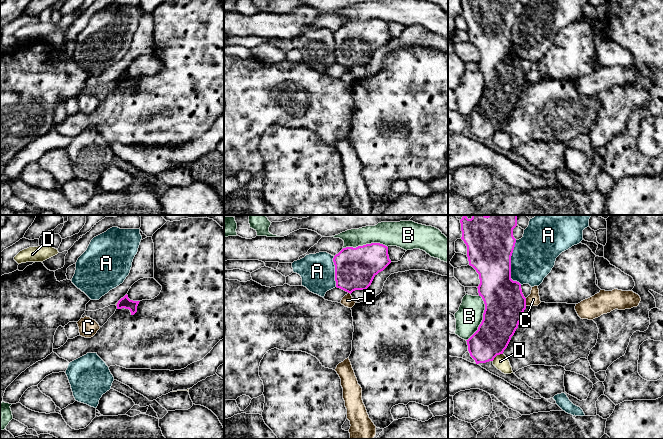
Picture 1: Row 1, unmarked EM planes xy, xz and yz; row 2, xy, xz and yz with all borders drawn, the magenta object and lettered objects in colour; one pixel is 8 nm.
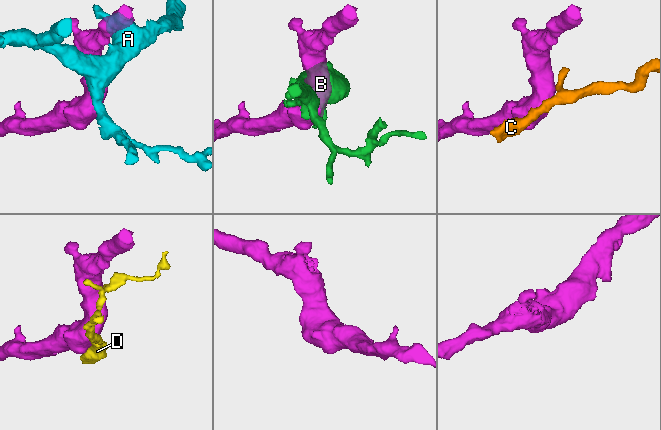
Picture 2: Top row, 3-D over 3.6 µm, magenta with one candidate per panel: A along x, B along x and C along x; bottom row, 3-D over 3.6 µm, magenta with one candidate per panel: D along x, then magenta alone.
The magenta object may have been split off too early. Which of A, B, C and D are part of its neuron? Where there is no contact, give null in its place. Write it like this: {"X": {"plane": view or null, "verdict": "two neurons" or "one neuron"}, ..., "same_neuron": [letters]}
{"A": {"plane": "yz", "verdict": "two neurons"}, "B": {"plane": "yz", "verdict": "two neurons"}, "C": {"plane": "yz", "verdict": "two neurons"}, "D": {"plane": "yz", "verdict": "two neurons"}, "same_neuron": []}

